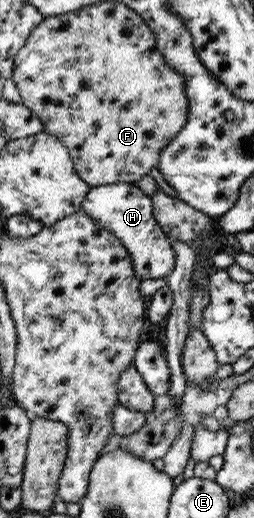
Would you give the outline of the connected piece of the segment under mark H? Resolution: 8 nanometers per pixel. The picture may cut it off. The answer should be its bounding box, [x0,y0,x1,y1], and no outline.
[82,182,176,280]

